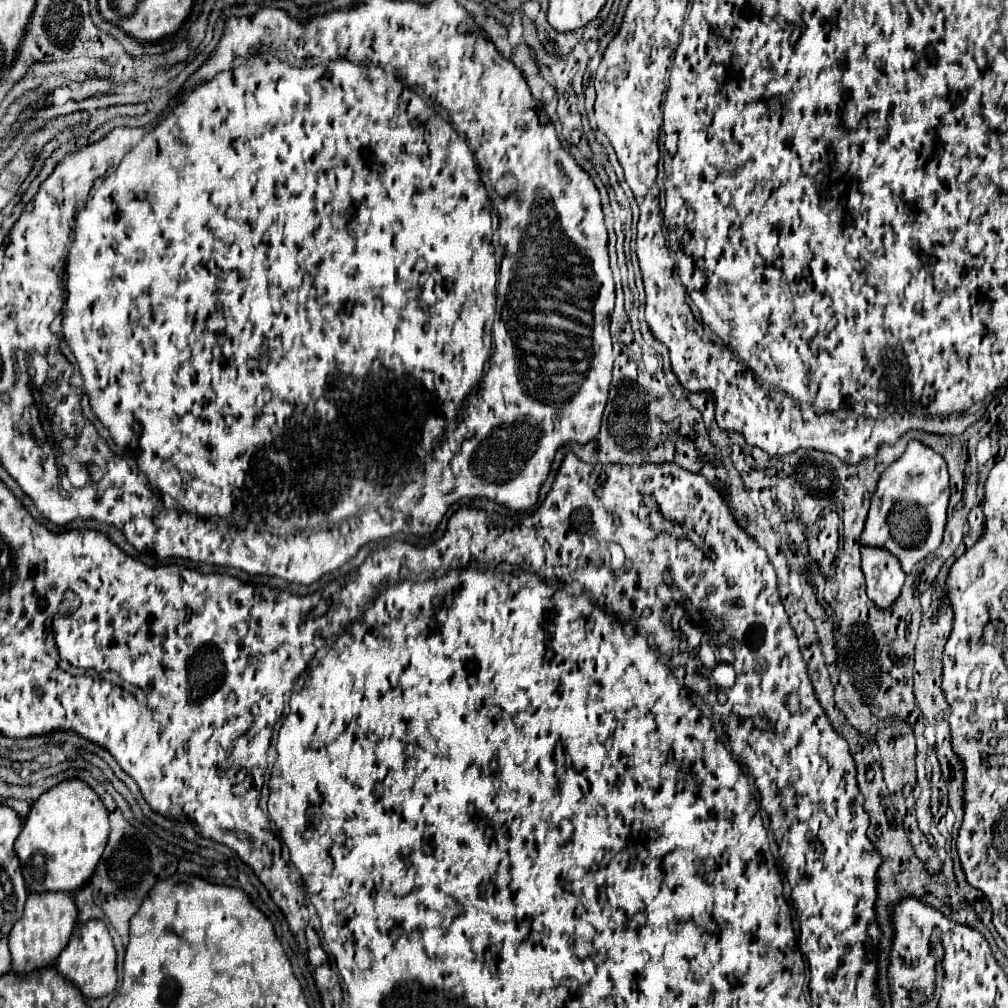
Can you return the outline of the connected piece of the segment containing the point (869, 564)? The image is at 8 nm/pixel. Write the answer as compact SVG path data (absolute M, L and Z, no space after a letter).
M860 547L862 571L866 577L866 593L880 609L890 607L904 585L904 571L890 551L882 547Z

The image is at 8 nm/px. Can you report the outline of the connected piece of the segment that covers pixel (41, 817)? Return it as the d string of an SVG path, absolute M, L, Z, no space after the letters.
M78 779L62 781L32 805L24 829L16 839L22 877L28 891L76 891L94 873L110 833L108 811L100 797Z

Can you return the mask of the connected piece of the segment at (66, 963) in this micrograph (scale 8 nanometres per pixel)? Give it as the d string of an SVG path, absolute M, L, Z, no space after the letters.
M86 921L78 925L62 951L62 957L58 955L56 969L58 973L66 975L66 979L70 979L86 999L98 999L112 993L116 987L116 951L104 921Z

